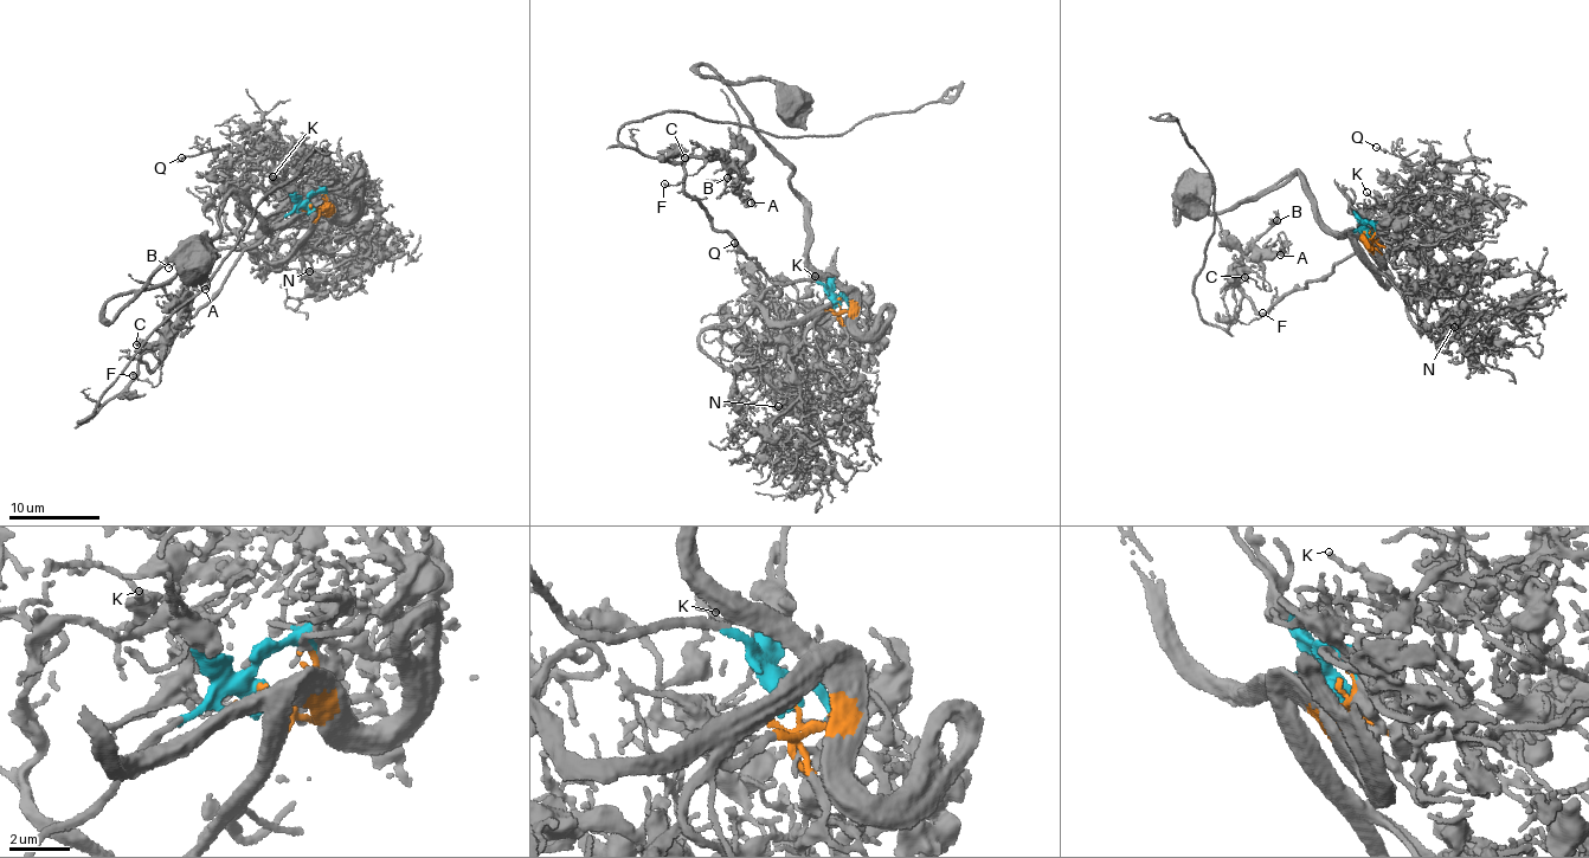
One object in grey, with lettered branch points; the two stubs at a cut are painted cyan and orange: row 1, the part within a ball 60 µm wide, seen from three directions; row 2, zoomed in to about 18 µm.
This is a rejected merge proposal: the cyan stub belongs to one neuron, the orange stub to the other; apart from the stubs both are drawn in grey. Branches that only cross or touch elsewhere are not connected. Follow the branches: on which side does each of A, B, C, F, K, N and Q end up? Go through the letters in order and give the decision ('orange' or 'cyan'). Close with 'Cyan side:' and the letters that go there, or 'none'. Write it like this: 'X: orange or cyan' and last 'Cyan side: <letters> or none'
A: cyan
B: cyan
C: cyan
F: cyan
K: orange
N: orange
Q: orange
Cyan side: A, B, C, F

